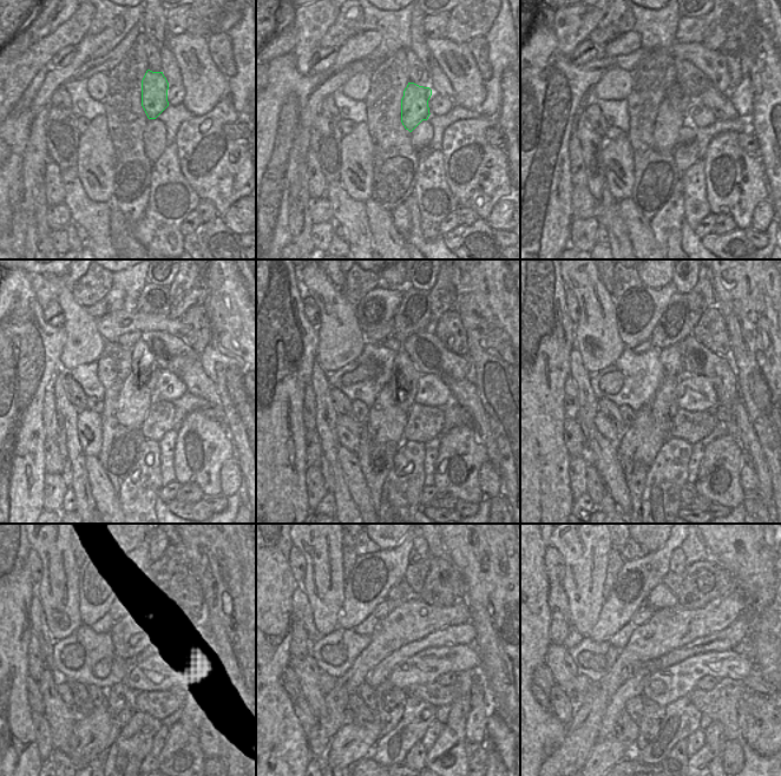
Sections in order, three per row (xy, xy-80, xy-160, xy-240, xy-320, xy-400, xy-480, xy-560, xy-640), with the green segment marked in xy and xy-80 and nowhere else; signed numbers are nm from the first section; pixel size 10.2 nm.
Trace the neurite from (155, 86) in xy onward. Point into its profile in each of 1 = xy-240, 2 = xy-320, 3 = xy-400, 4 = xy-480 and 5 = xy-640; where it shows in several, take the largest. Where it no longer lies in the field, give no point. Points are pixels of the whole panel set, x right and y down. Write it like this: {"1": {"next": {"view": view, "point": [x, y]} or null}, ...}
{"1": {"next": {"view": "xy-240", "point": [132, 405]}}, "2": {"next": {"view": "xy-320", "point": [386, 420]}}, "3": {"next": {"view": "xy-400", "point": [643, 439]}}, "4": {"next": {"view": "xy-480", "point": [96, 732]}}, "5": {"next": {"view": "xy-640", "point": [605, 755]}}}

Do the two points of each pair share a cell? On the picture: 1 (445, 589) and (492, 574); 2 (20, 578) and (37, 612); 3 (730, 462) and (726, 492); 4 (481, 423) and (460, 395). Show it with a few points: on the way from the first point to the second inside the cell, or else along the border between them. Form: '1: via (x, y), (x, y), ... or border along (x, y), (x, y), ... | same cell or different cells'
1: border along (448, 559), (464, 579), (466, 600) | different cells
2: border along (34, 593), (31, 599), (31, 626) | different cells
3: via (726, 469), (726, 485) | same cell
4: via (478, 416), (477, 412), (467, 402) | same cell

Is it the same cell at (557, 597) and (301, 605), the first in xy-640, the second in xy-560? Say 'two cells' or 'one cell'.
one cell

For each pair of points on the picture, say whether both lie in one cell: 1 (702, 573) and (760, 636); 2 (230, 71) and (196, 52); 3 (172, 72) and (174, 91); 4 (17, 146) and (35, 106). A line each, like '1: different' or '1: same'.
1: different
2: different
3: different
4: different

